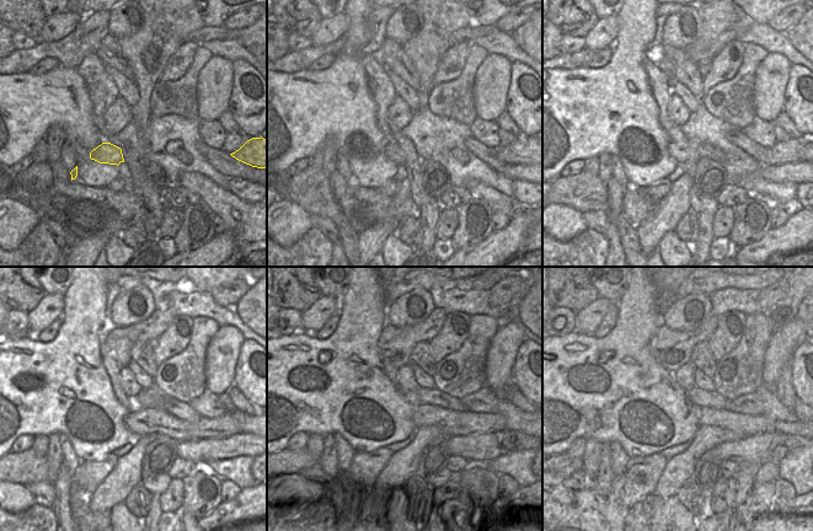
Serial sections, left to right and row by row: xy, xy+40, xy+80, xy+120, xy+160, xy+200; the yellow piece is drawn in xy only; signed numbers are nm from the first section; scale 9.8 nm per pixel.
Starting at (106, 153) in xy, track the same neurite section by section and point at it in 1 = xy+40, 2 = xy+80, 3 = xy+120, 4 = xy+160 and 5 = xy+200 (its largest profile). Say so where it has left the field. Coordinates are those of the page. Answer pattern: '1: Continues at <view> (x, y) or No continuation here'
1: Continues at xy+40 (396, 150)
2: Continues at xy+80 (685, 150)
3: Continues at xy+120 (144, 422)
4: Continues at xy+160 (453, 423)
5: Continues at xy+200 (745, 424).

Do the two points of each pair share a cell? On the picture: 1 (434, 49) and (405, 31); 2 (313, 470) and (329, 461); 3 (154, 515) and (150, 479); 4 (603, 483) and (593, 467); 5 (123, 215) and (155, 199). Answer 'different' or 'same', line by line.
1: different
2: different
3: same
4: different
5: different

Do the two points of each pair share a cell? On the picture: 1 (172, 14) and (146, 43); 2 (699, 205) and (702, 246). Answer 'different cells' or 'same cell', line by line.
1: same cell
2: same cell

